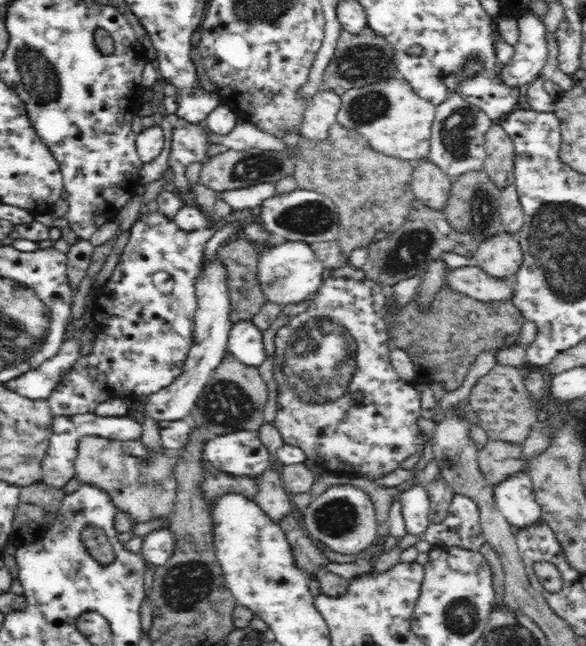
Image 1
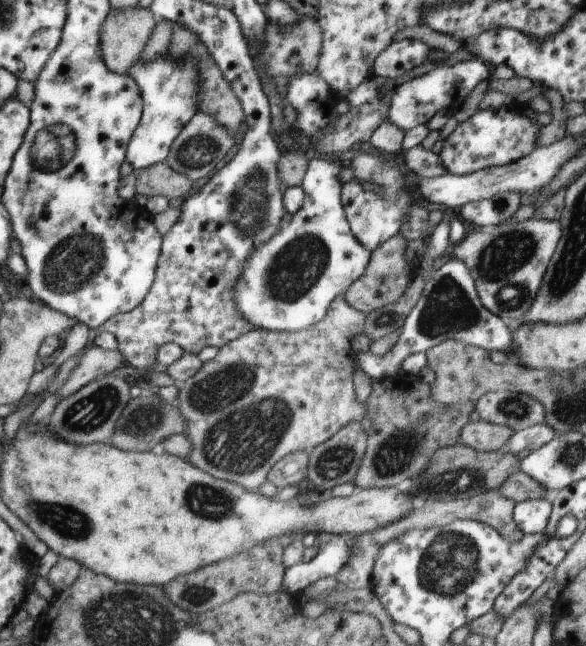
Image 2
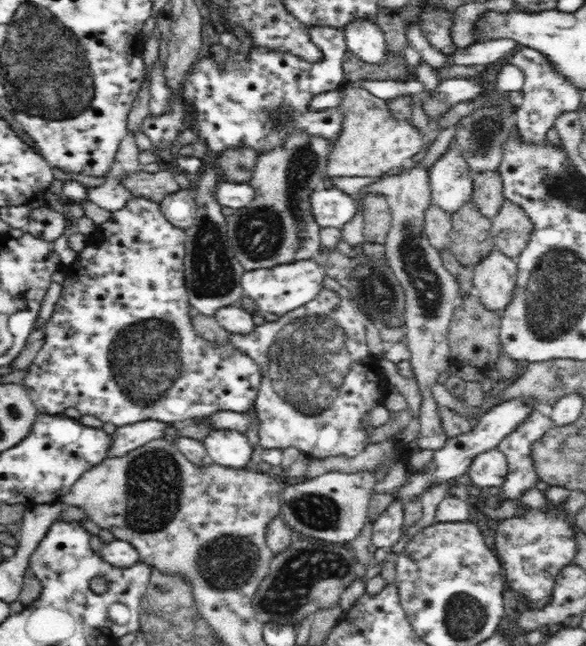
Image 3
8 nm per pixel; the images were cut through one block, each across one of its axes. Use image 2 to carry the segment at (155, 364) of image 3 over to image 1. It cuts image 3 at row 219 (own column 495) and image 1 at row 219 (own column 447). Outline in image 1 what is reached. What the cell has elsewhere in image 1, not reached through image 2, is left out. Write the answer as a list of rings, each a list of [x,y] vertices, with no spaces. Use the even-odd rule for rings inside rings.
[[[152,204],[150,212],[140,214],[130,228],[130,238],[123,253],[106,283],[100,286],[97,301],[89,306],[92,313],[90,324],[94,338],[90,354],[78,356],[76,364],[66,370],[48,396],[50,410],[54,416],[76,416],[93,413],[102,402],[108,399],[124,399],[126,395],[147,397],[172,384],[182,374],[184,361],[194,342],[195,312],[198,308],[195,297],[195,284],[203,266],[203,252],[206,243],[216,234],[220,226],[230,222],[245,225],[255,214],[250,209],[233,211],[226,217],[220,217],[218,223],[201,231],[186,234],[172,218],[164,216]],[[166,272],[174,280],[170,294],[163,294],[154,285],[154,274]]]

